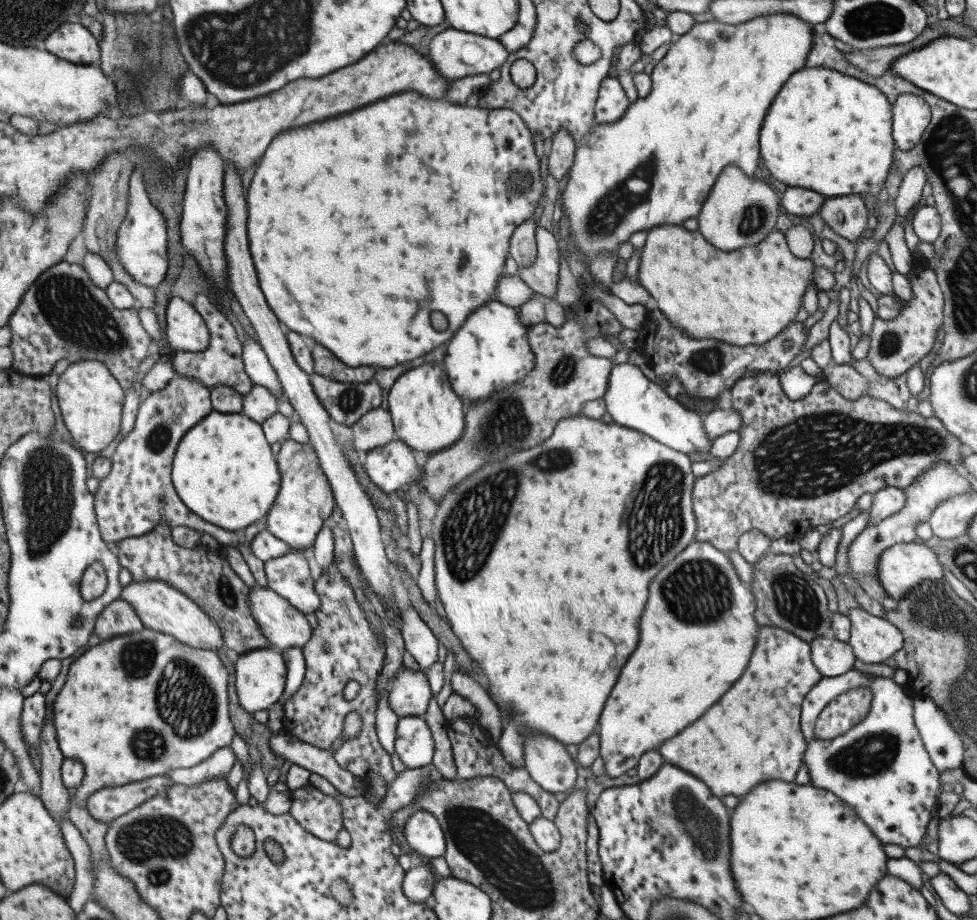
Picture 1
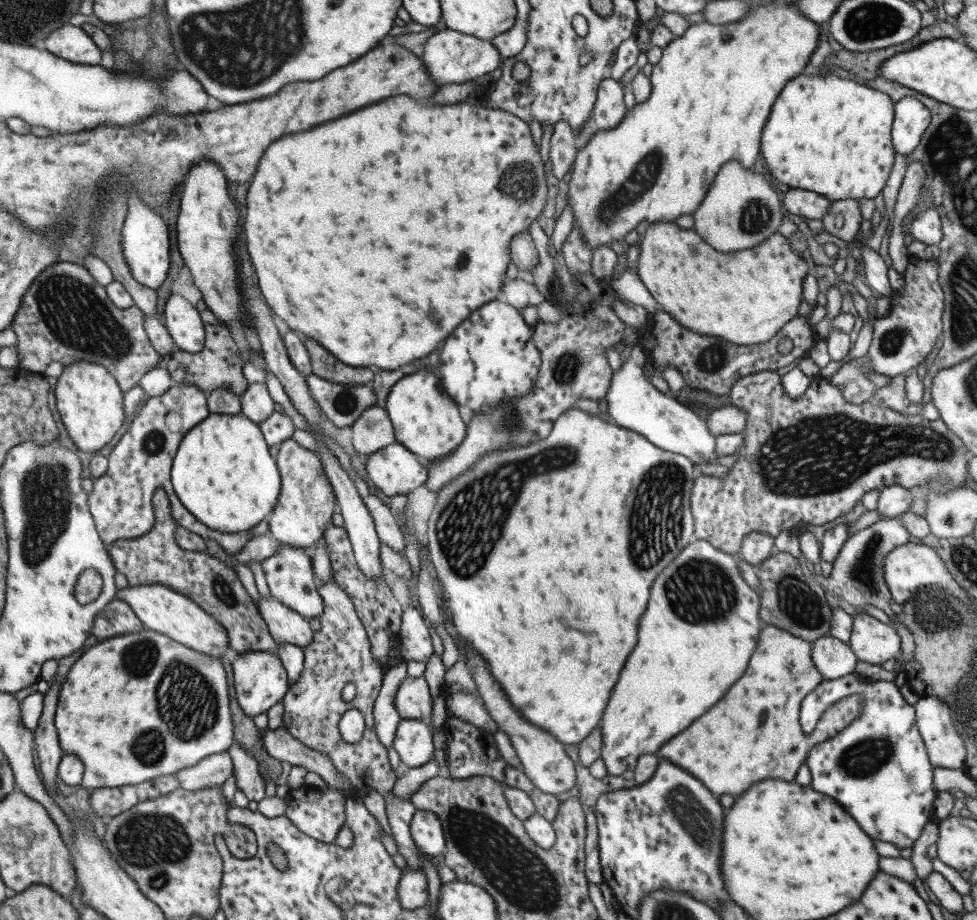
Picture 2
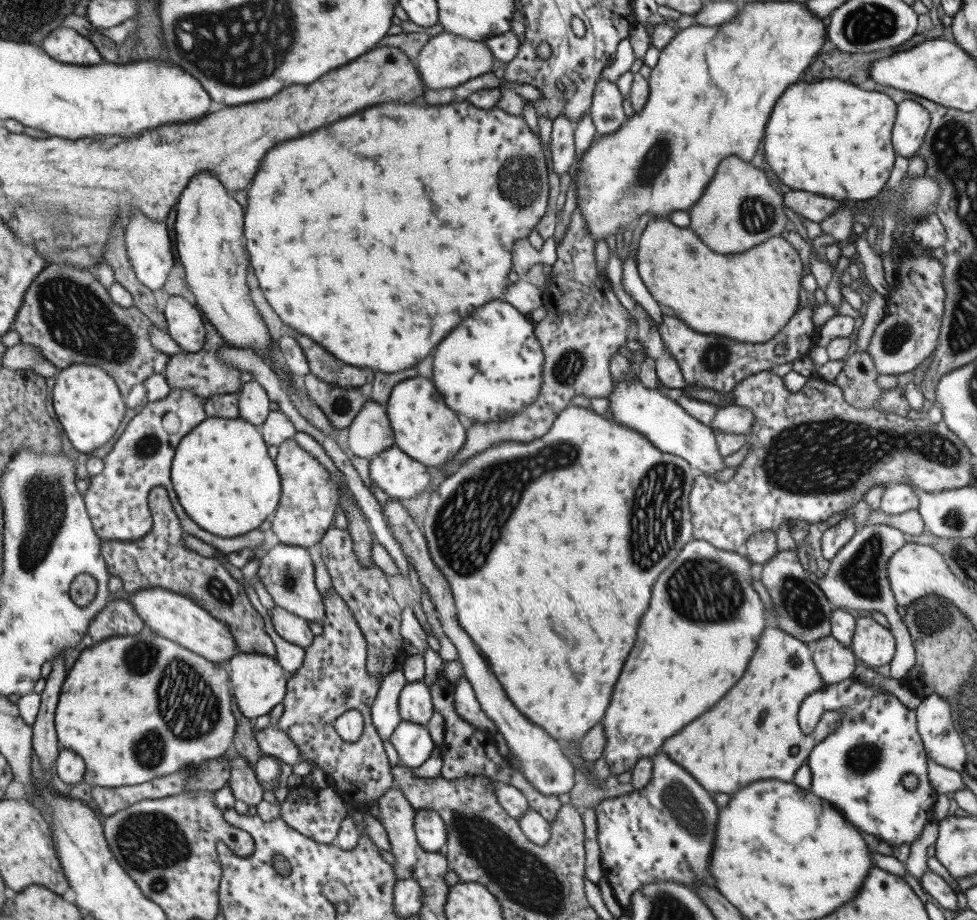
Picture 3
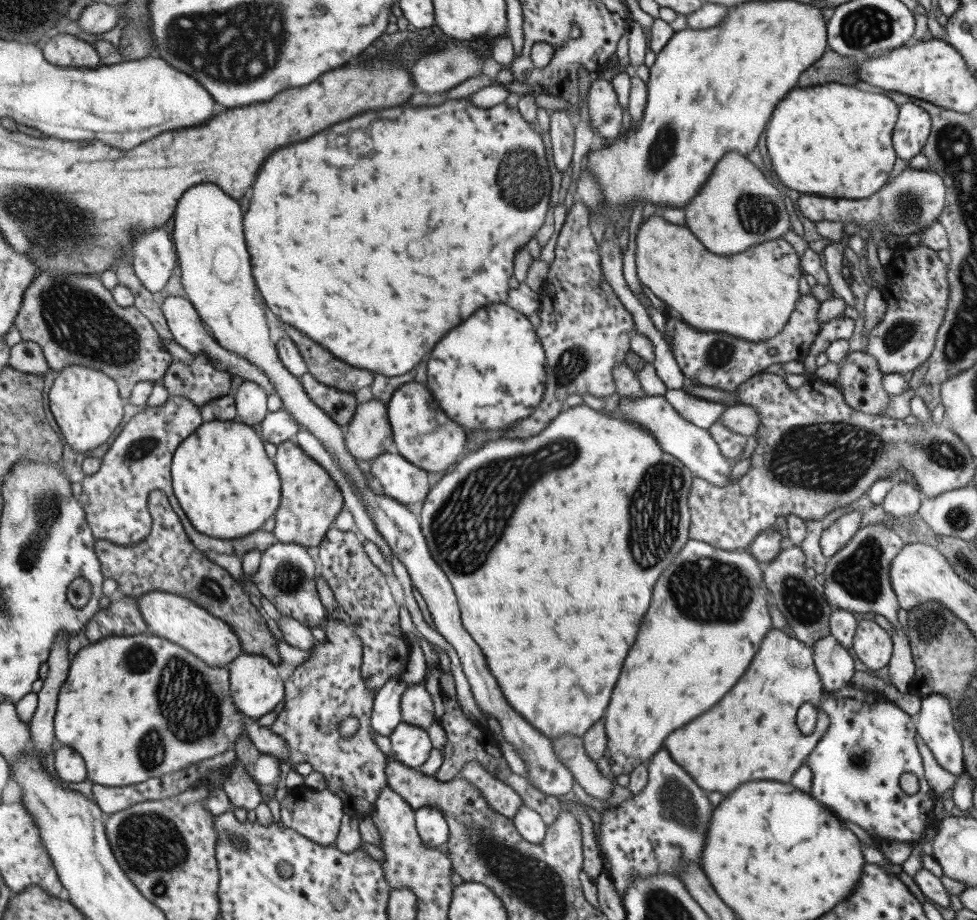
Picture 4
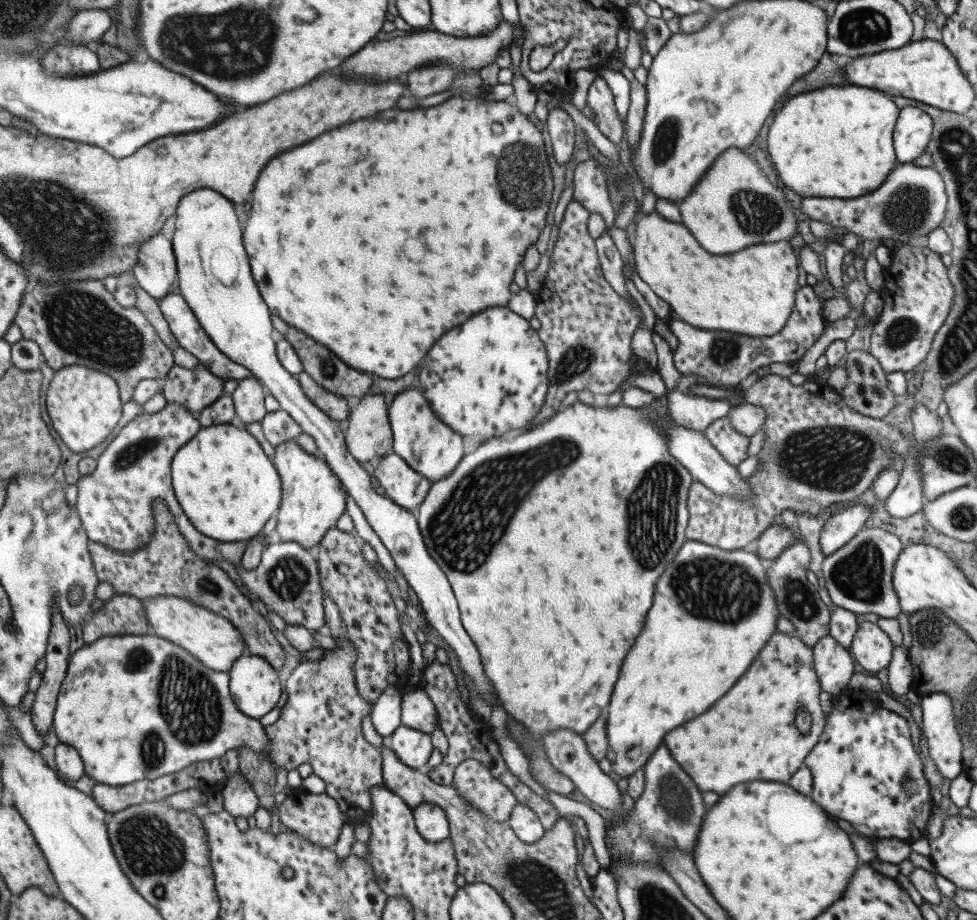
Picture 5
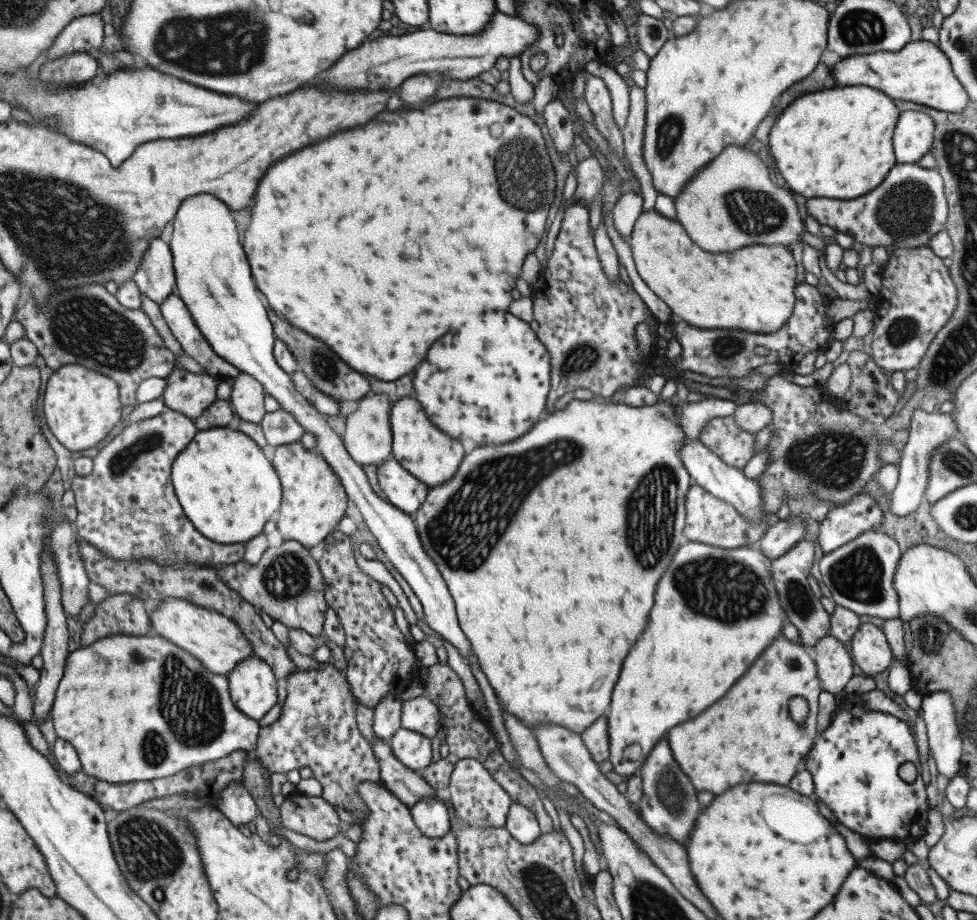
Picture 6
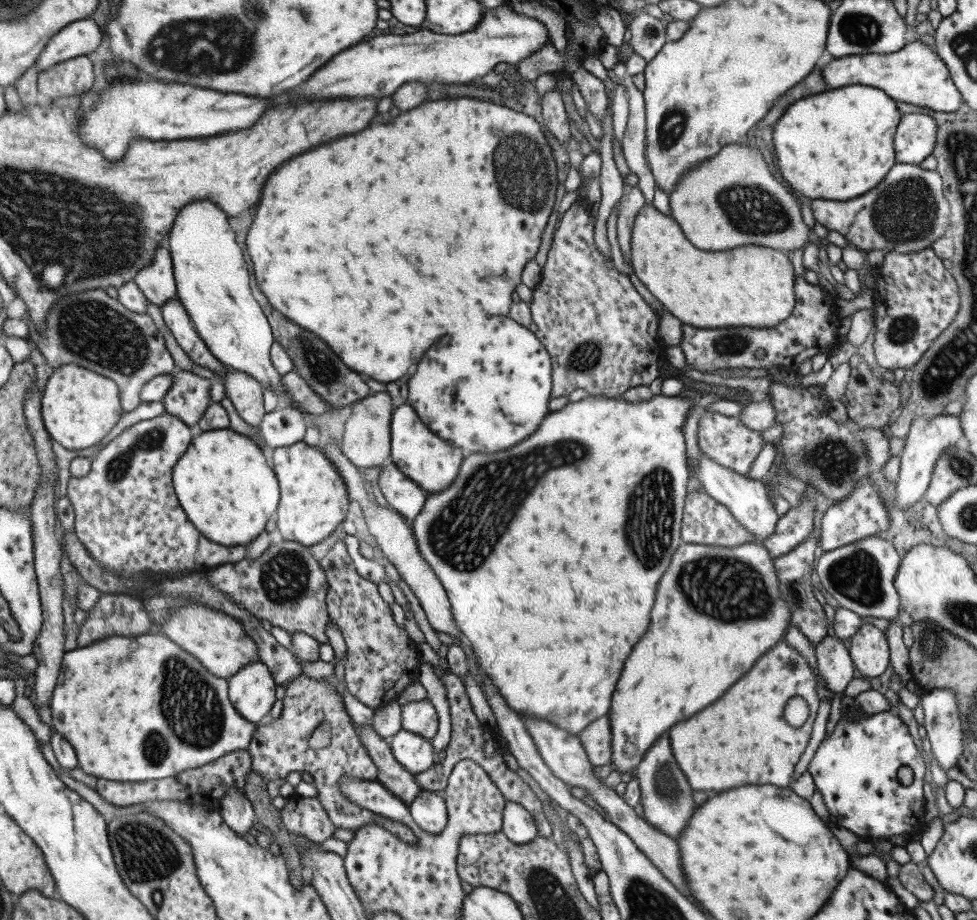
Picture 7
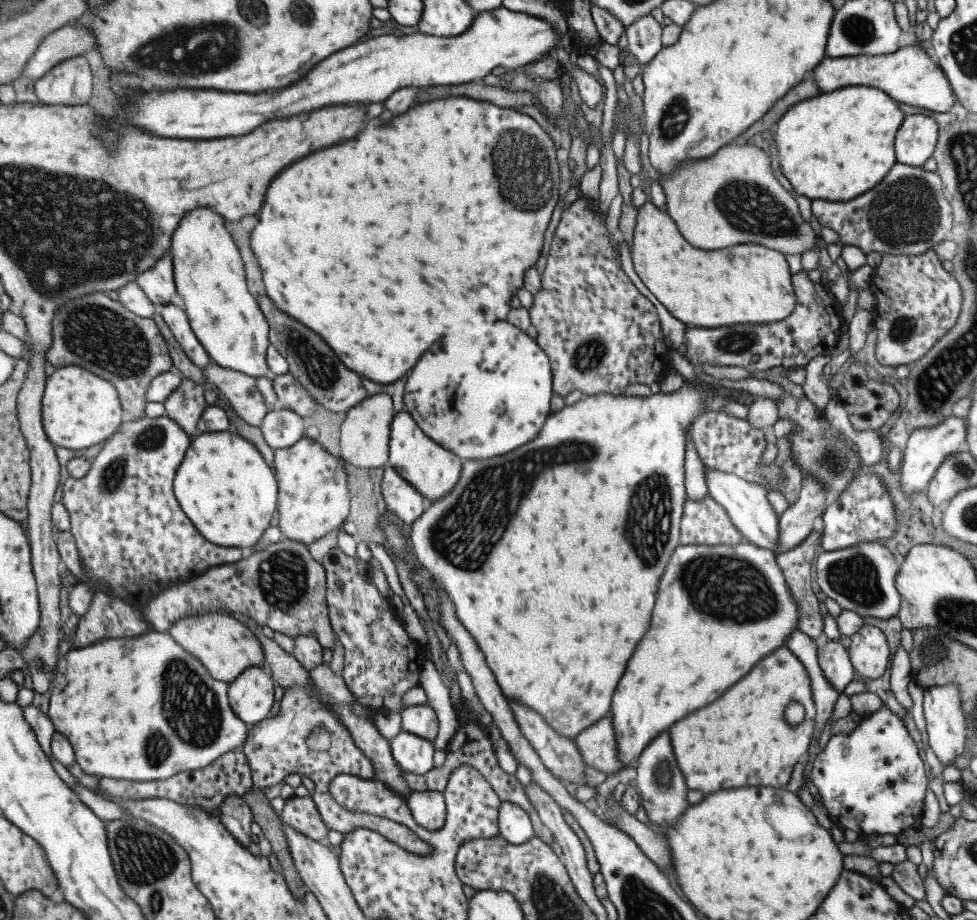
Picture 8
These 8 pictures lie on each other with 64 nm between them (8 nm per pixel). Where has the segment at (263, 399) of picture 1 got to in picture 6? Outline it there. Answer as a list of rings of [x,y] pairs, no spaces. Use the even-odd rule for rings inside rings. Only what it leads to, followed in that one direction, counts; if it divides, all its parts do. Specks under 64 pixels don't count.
[[[240,373],[235,379],[225,380],[231,387],[228,400],[238,418],[245,422],[259,423],[266,413],[263,409],[265,392],[261,384],[244,373]]]

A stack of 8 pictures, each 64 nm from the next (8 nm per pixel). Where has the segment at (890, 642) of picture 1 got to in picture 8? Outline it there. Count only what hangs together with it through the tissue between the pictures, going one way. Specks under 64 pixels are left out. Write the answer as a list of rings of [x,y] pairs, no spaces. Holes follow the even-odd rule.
[[[867,621],[849,637],[848,658],[861,677],[877,678],[885,672],[891,658],[883,632]]]

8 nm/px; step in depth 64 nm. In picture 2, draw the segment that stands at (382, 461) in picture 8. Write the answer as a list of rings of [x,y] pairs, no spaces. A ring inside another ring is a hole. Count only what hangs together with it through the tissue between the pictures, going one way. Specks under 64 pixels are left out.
[[[376,405],[363,410],[354,420],[350,429],[350,444],[352,444],[356,454],[364,458],[396,442],[392,424],[385,409]]]

